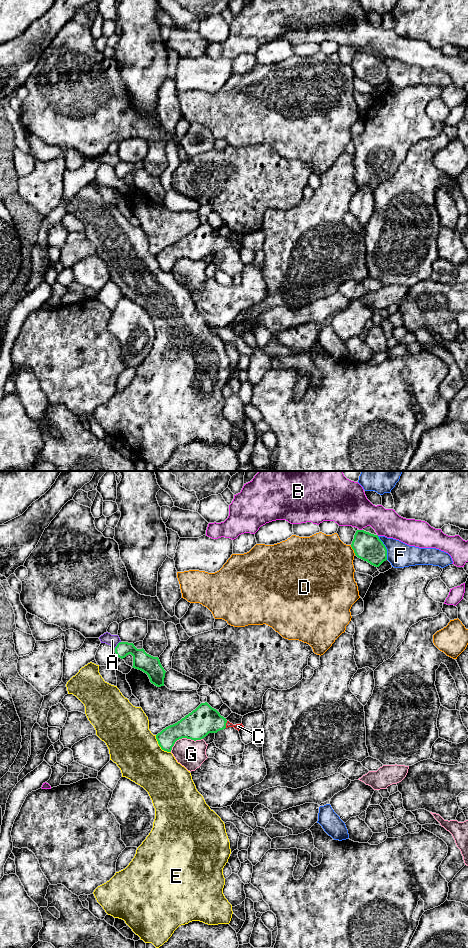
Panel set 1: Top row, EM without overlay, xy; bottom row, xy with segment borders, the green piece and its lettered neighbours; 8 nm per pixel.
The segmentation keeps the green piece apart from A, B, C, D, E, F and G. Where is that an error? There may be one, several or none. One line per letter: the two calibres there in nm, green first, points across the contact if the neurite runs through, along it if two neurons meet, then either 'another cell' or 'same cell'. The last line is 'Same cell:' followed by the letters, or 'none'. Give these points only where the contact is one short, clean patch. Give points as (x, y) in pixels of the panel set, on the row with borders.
A: 150/90 nm | another cell
B: 220/340 nm | another cell
C: 220/50 nm | across xy (203, 720), (225, 724), (238, 726) | same cell
D: 220/440 nm | along xy (350, 545), (355, 554) | another cell
E: 160/380 nm | another cell
F: 220/200 nm | another cell
G: 220/220 nm | another cell
Same cell: C

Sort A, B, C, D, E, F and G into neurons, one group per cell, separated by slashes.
A / B / C / D / E / F / G

